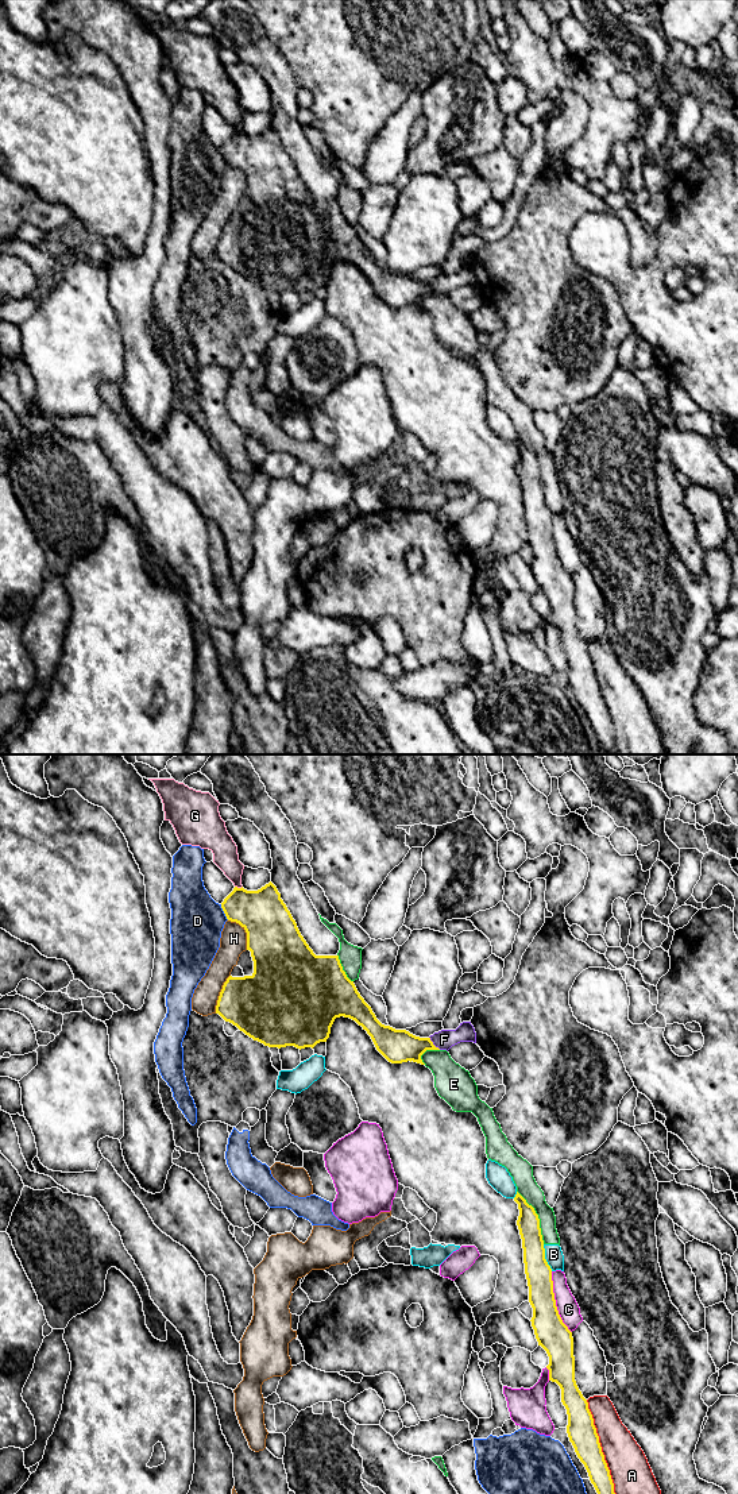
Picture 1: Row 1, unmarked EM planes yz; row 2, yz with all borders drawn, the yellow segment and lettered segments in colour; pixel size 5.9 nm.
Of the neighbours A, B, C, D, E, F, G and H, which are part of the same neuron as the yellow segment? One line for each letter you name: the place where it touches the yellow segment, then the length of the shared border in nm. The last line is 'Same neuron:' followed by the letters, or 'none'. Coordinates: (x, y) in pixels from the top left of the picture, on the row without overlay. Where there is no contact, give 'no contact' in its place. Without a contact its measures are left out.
F: contact yz (432, 288); length 100 nm
Same neuron: F

